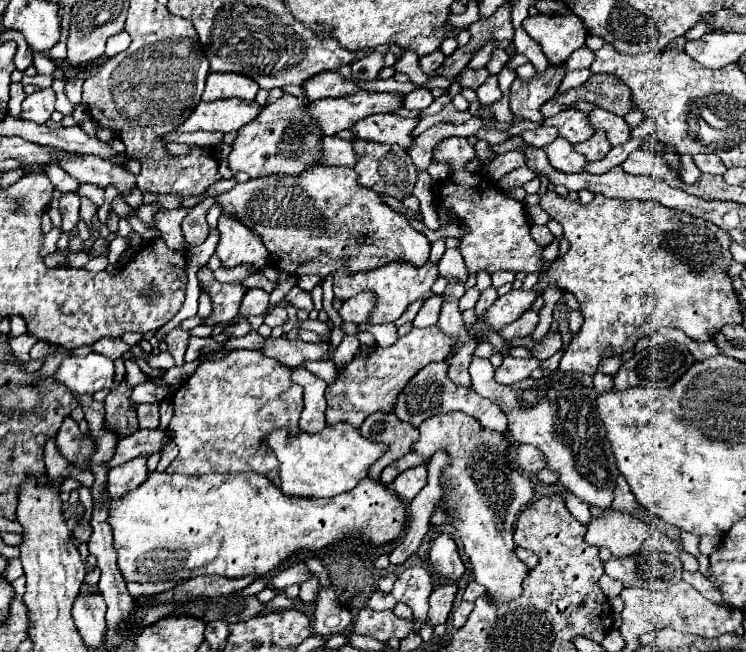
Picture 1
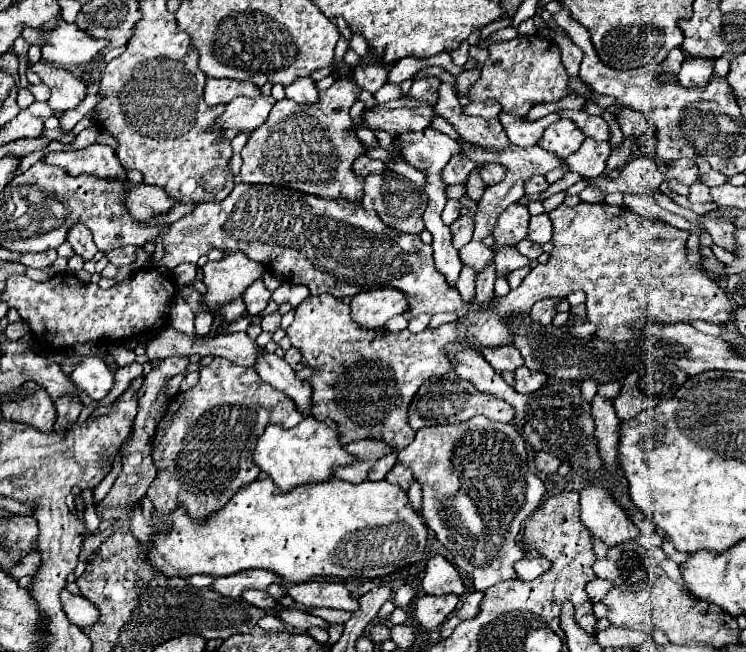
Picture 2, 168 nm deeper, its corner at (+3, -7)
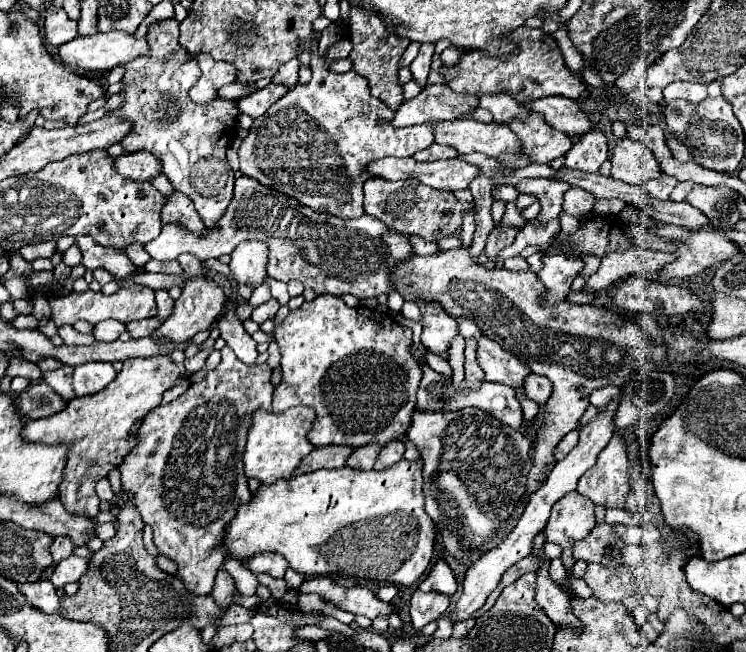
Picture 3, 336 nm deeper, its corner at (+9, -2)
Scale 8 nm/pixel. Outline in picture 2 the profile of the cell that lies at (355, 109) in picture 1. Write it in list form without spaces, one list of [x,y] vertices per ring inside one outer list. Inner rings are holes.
[[[409,95],[397,101],[377,105],[363,115],[363,119],[373,131],[383,129],[393,137],[405,131],[423,131],[431,125],[433,117],[437,117],[435,103],[421,103],[419,99],[413,99]]]

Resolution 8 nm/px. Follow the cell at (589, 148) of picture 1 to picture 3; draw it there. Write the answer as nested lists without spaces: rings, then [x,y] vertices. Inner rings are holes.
[[[591,130],[589,134],[581,136],[573,144],[573,148],[565,154],[563,166],[581,172],[597,172],[607,158],[609,158],[607,136],[601,130]]]

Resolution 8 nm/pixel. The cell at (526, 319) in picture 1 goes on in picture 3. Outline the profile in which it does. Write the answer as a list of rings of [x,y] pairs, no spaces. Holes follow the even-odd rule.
[[[545,254],[543,270],[537,274],[547,288],[547,292],[541,298],[541,306],[553,306],[555,302],[561,302],[569,294],[569,288],[581,268],[583,260],[571,260],[563,254],[553,254],[553,256]]]

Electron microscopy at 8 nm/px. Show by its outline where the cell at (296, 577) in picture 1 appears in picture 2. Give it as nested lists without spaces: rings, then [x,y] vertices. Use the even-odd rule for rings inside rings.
[[[297,583],[289,587],[287,595],[305,607],[331,607],[343,611],[357,611],[359,607],[359,601],[341,583]]]

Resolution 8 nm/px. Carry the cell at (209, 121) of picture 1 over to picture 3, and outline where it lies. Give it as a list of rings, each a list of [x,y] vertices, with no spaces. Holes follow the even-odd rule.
[[[267,84],[263,90],[255,90],[251,94],[247,94],[247,98],[239,98],[237,100],[237,108],[241,114],[247,114],[251,118],[259,118],[267,112],[267,108],[271,104],[275,104],[283,94],[287,94],[289,90],[285,86],[277,86],[277,84]]]

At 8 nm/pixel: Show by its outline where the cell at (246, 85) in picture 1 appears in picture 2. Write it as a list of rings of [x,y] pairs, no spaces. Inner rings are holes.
[[[207,79],[205,85],[205,103],[207,105],[219,105],[229,103],[231,99],[243,95],[243,97],[257,97],[261,93],[261,87],[249,81],[237,81],[237,79]]]

